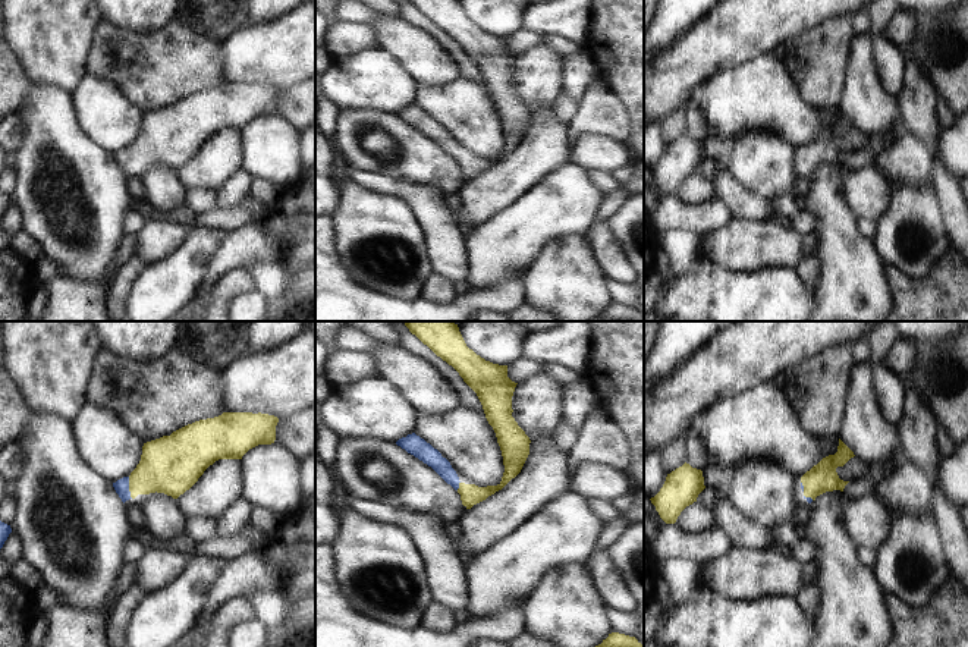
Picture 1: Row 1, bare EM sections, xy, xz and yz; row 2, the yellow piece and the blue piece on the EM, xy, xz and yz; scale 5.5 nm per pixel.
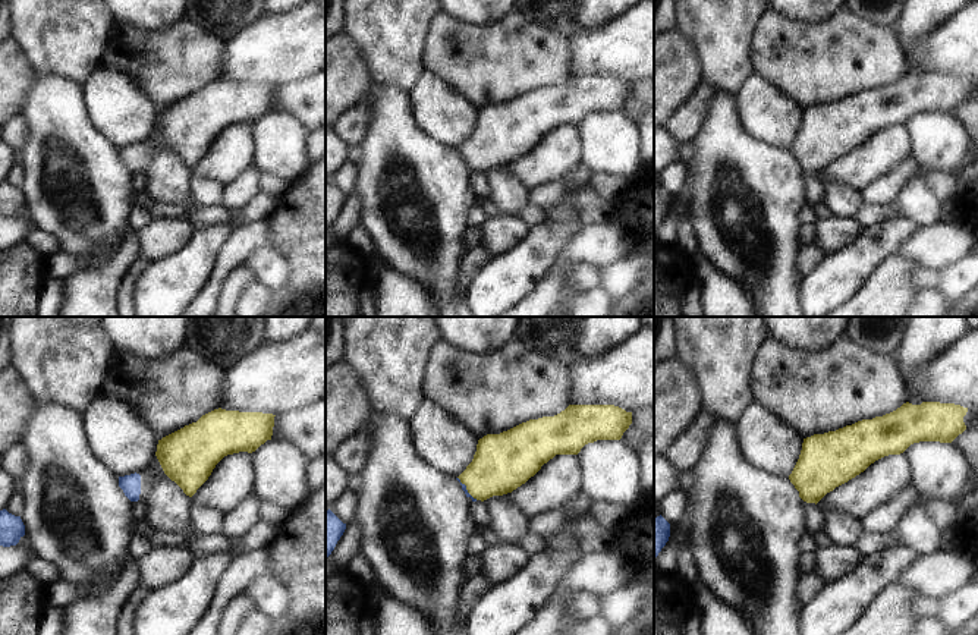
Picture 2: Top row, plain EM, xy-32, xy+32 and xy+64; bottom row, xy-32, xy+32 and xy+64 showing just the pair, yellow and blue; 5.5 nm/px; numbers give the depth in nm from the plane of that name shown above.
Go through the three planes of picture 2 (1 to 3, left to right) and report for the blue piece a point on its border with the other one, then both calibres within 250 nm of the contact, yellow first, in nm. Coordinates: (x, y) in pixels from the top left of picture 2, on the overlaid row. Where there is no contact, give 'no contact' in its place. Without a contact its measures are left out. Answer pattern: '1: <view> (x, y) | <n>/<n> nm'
1: no contact
2: xy+32 (467, 489) | 320/30 nm
3: no contact

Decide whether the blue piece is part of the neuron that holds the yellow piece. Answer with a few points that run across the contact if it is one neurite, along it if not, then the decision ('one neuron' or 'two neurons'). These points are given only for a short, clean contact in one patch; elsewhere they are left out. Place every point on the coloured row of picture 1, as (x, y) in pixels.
xy (169, 465), (129, 487), (120, 486) | one neuron

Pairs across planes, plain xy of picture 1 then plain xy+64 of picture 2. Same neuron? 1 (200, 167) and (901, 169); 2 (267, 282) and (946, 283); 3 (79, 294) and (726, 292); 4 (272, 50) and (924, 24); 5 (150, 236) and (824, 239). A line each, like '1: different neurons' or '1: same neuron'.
1: different neurons
2: same neuron
3: same neuron
4: different neurons
5: same neuron

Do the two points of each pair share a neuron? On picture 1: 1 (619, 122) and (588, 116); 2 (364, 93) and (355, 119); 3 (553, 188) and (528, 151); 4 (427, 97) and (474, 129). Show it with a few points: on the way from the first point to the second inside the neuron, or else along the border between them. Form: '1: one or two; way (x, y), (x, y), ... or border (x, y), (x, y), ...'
1: one; way (612, 121), (607, 116), (596, 116)
2: two; border (339, 107), (373, 107), (392, 113)
3: two; border (569, 160), (553, 169), (518, 197)
4: one; way (439, 101), (449, 104), (462, 118)

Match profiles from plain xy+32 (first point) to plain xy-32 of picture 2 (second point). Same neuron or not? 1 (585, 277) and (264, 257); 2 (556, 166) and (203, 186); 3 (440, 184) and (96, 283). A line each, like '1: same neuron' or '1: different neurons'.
1: different neurons
2: different neurons
3: different neurons

